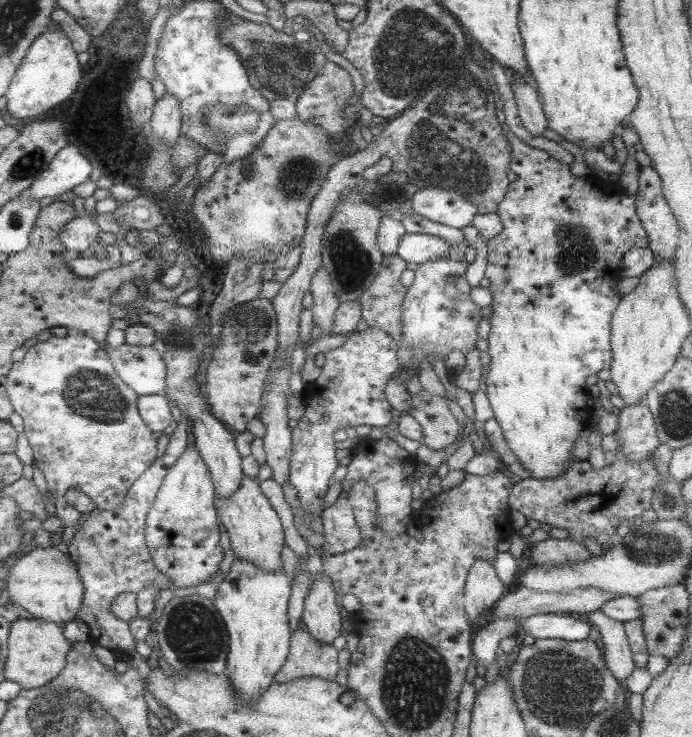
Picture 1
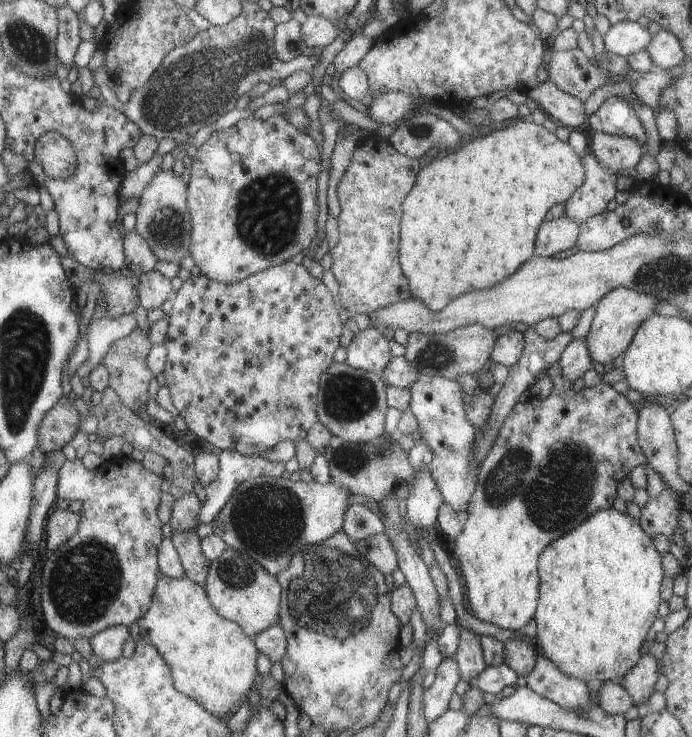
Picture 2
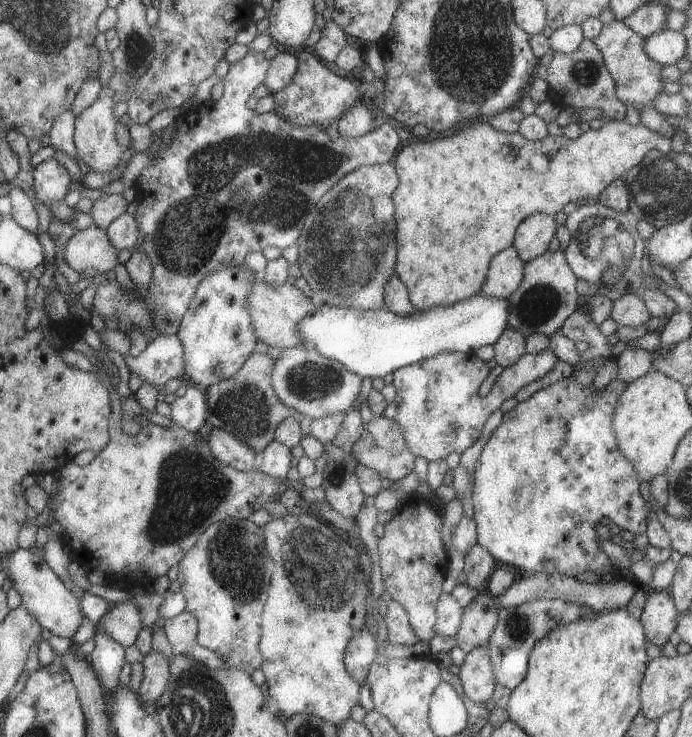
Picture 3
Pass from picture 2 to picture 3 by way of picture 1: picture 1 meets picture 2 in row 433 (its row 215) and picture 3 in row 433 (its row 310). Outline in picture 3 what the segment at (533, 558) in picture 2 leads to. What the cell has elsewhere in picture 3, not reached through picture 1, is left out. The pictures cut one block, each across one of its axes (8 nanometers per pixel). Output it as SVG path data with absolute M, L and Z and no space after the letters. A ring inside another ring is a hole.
M570 375L567 378L559 379L548 387L537 390L527 400L518 402L513 408L502 414L499 425L489 436L475 463L471 495L472 519L476 524L476 542L490 552L497 565L513 568L523 577L533 573L547 573L550 575L567 575L574 578L598 578L611 570L608 556L601 550L599 537L593 536L593 526L599 522L599 518L606 516L613 524L623 530L632 532L634 535L646 531L648 509L643 497L639 494L636 469L621 454L619 446L616 444L615 430L612 428L612 416L615 414L616 403L626 388L626 382L616 378L612 379L603 389L595 389L592 383L580 384Z

